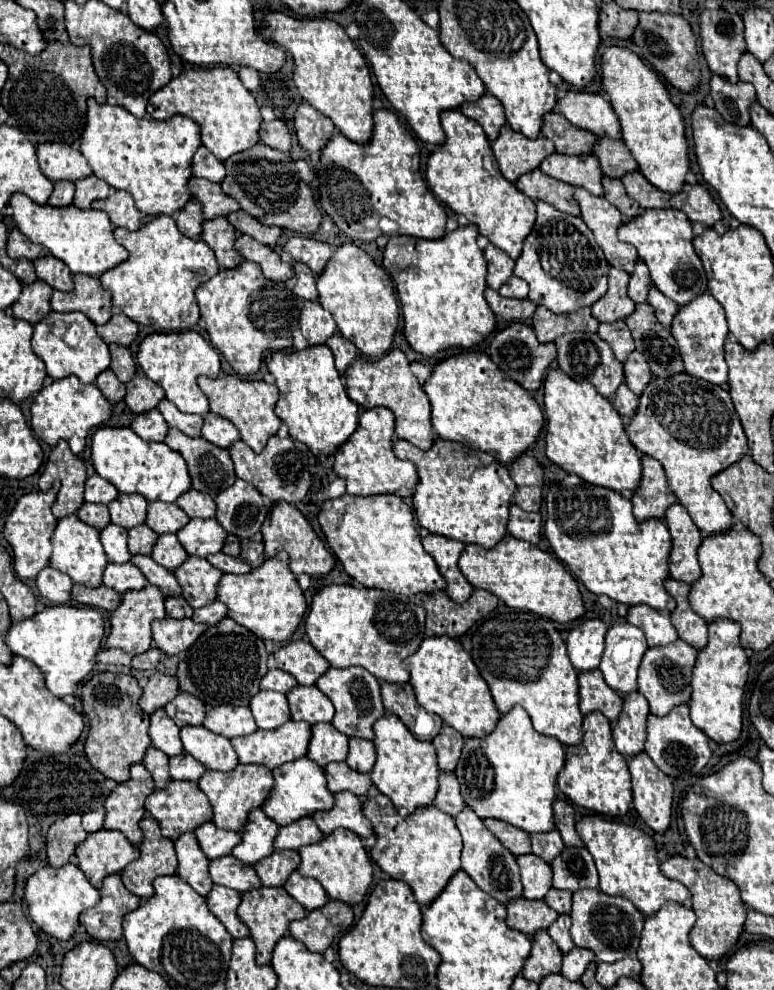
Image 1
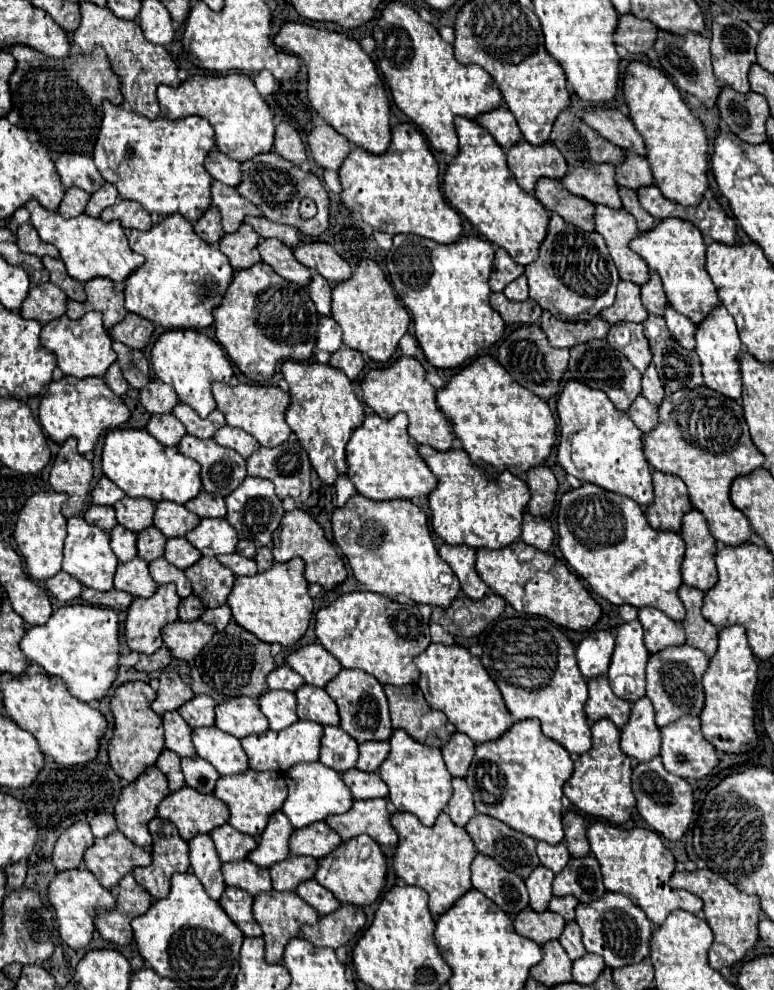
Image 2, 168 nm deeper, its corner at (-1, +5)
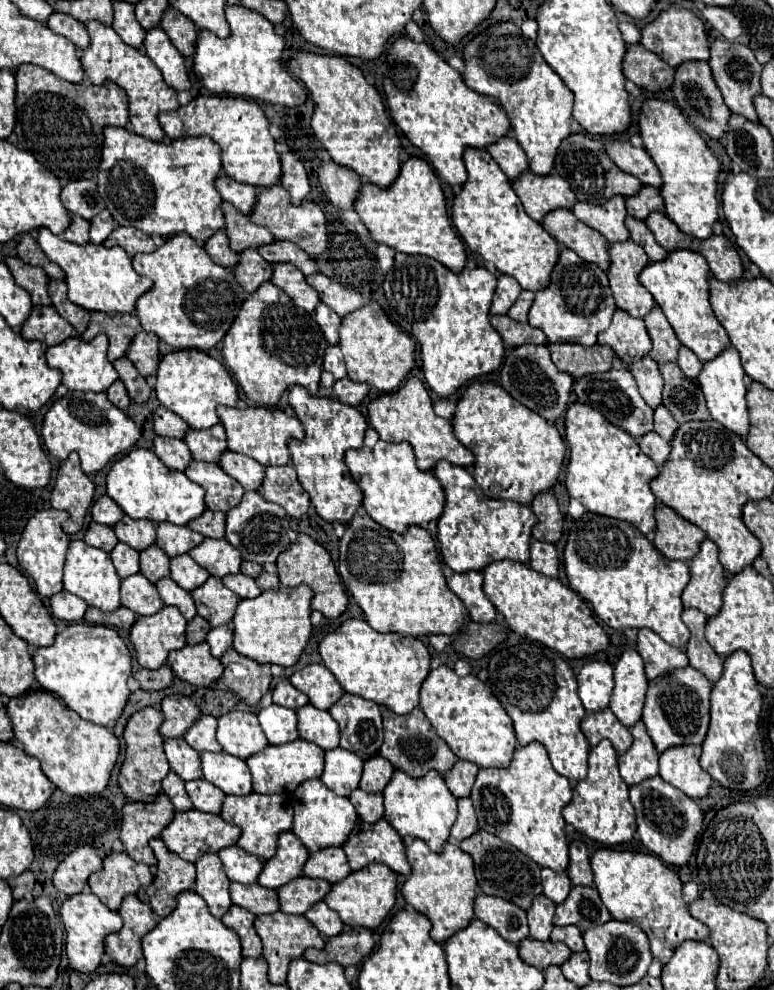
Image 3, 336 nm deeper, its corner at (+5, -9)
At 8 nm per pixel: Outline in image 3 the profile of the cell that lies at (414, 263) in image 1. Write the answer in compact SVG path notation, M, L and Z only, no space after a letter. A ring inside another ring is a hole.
M395 254L395 266L385 276L383 290L389 304L389 310L403 312L405 320L411 326L411 336L421 346L421 360L423 360L423 372L429 388L439 394L441 398L447 398L455 394L461 386L469 384L471 380L491 374L497 370L505 356L505 346L501 342L501 336L489 322L489 306L493 300L497 288L497 278L483 266L479 268L465 268L461 274L451 272L443 264L439 264L433 258L427 256L409 256L409 254Z

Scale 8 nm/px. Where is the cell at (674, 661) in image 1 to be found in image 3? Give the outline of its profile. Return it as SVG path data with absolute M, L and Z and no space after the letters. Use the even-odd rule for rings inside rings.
M687 666L681 670L673 670L649 682L645 708L643 708L643 724L651 734L651 740L657 752L665 752L673 746L685 744L703 744L709 730L709 694L713 684L695 668Z

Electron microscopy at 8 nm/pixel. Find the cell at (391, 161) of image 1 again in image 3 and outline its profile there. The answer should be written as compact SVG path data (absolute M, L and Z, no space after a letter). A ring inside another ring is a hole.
M409 158L403 164L397 180L387 190L373 184L363 184L361 194L355 202L355 212L369 228L375 242L385 244L395 252L435 258L451 272L461 272L465 268L465 244L449 220L441 182L425 160Z

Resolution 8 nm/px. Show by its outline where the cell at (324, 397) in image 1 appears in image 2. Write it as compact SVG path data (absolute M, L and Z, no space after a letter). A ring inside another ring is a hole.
M287 360L281 364L281 374L287 380L291 394L291 404L285 412L287 424L297 434L299 444L307 450L319 478L325 484L333 484L339 474L347 472L345 444L353 430L363 424L365 404L357 398L353 382L331 364Z

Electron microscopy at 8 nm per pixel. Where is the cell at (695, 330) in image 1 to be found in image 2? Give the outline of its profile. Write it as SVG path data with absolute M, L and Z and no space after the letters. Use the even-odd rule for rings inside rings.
M717 304L703 322L697 324L695 330L695 352L701 360L701 372L703 372L703 380L709 388L731 396L731 398L739 398L741 396L741 374L737 368L737 356L741 352L741 340L733 322L733 316L727 312L727 308L723 304Z

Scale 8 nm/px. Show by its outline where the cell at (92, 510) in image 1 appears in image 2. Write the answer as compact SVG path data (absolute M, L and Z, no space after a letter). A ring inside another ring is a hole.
M91 504L91 506L85 510L83 518L85 518L89 524L93 524L93 526L105 530L105 532L109 532L109 530L117 524L117 518L115 518L115 510L113 510L113 506Z

